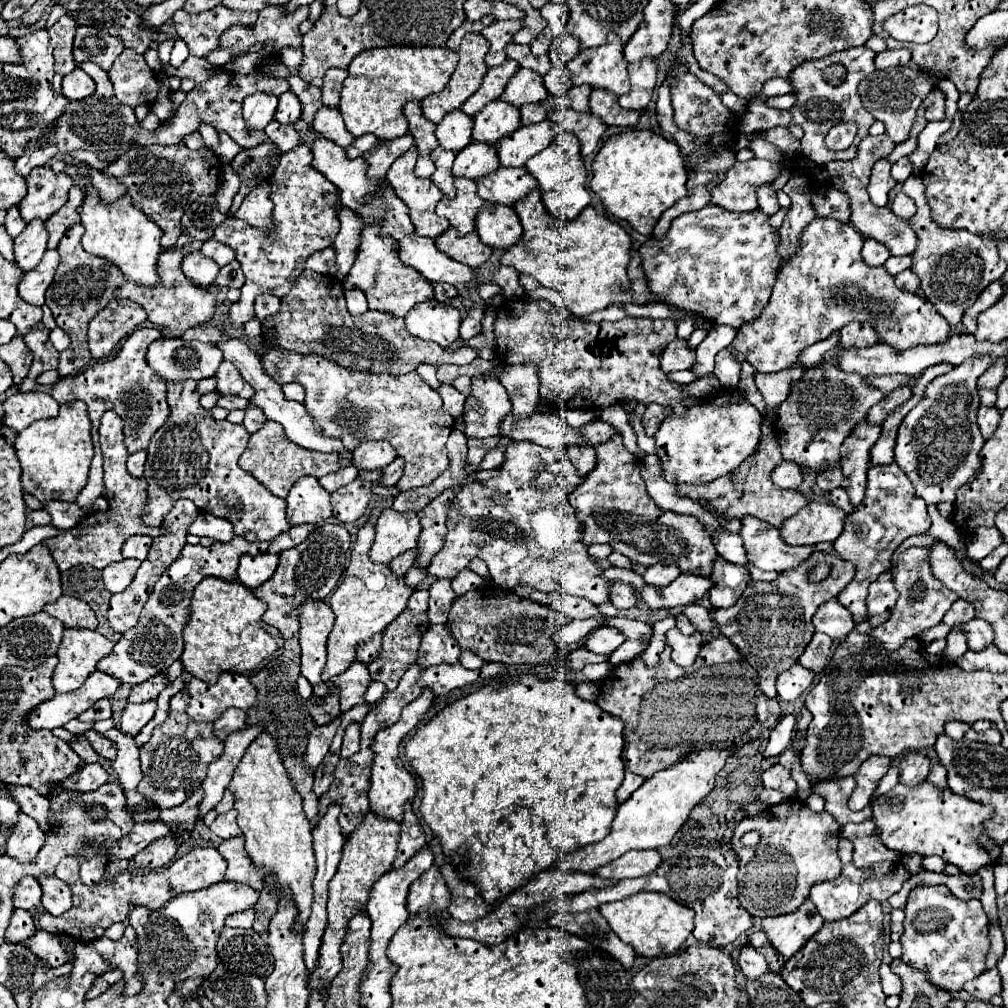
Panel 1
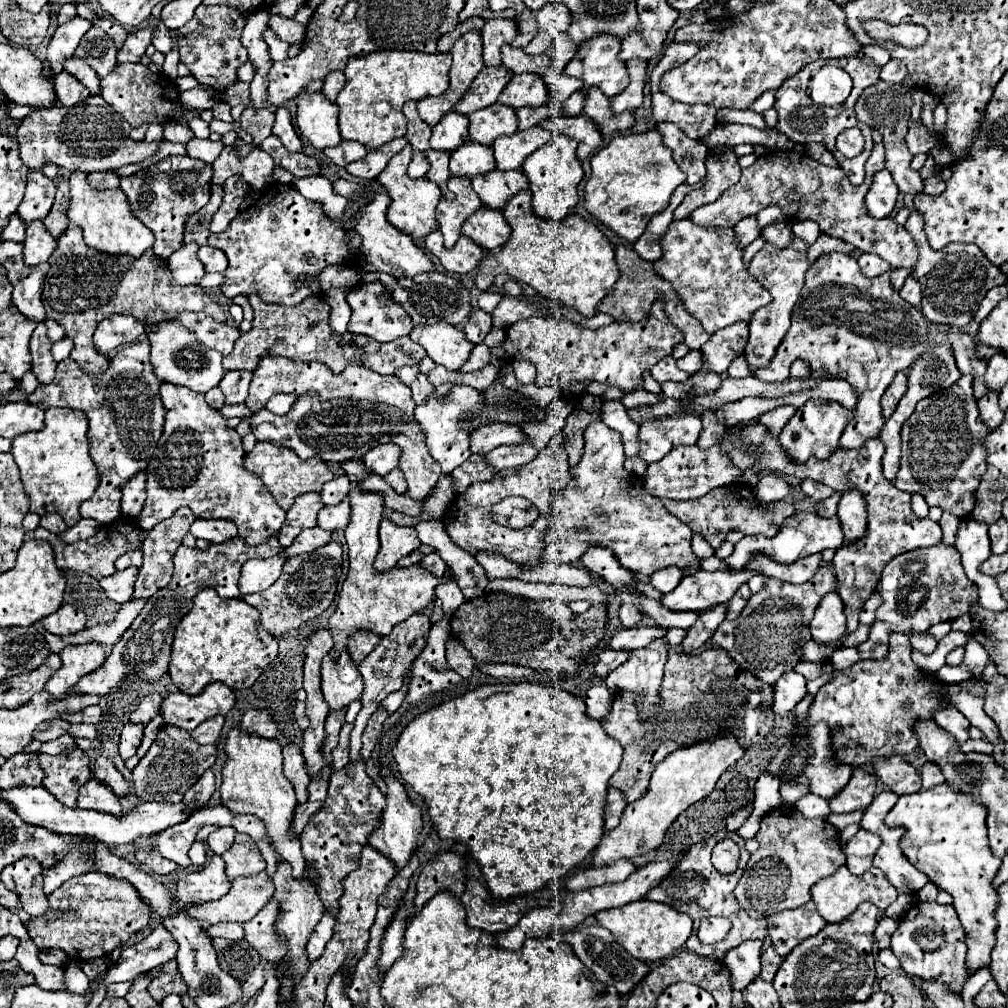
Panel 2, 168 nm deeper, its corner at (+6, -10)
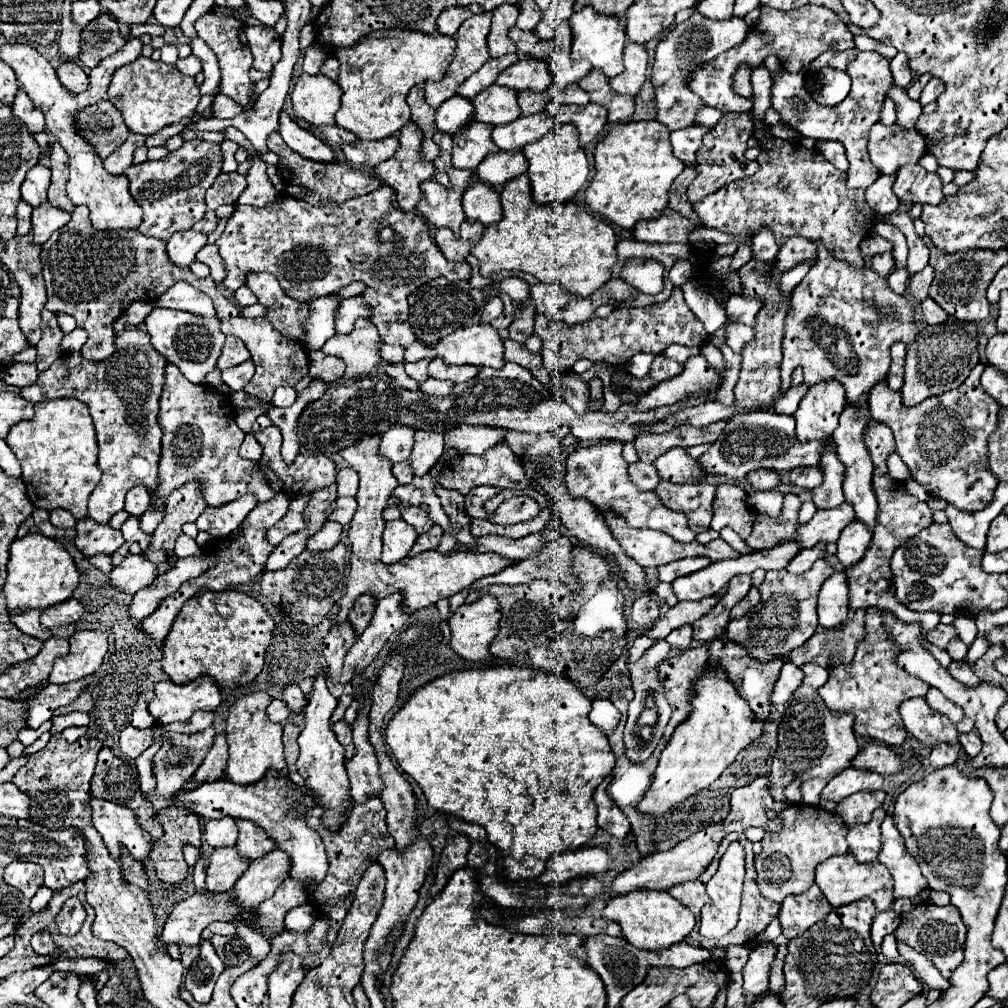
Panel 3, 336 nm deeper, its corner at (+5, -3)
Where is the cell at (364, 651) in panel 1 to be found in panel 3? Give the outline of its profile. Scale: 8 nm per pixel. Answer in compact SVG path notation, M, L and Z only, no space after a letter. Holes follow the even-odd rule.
M360 596L356 600L356 604L354 604L354 608L350 610L350 616L348 616L348 622L352 624L356 636L360 636L362 630L366 628L366 624L370 622L374 608L376 608L376 600L372 600L372 596Z

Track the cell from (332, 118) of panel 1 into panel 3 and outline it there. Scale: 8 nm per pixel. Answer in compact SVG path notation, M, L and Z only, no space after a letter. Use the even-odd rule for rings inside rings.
M302 74L292 90L294 114L316 128L336 124L334 114L340 108L340 96L340 86L324 74Z

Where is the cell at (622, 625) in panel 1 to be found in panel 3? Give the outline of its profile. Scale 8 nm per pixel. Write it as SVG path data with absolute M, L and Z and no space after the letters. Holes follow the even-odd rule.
M656 640L654 646L650 646L640 660L628 664L628 674L632 680L632 688L634 688L634 700L630 702L630 710L628 710L628 720L624 726L624 744L626 744L626 754L632 762L644 762L648 760L648 756L654 752L654 748L658 746L662 732L670 720L672 708L666 700L664 688L658 680L658 664L664 662L670 656L670 644L666 644L666 640Z

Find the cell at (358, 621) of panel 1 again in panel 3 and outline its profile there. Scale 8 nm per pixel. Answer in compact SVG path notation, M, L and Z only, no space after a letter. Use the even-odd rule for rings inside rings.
M368 436L358 440L354 446L344 448L340 454L342 458L354 468L360 476L360 486L358 486L358 510L350 522L348 528L348 540L352 544L352 556L350 556L350 574L346 582L346 594L340 598L340 612L336 616L336 624L346 622L356 598L362 594L370 594L376 600L386 598L388 594L402 592L402 608L406 612L416 612L420 608L426 608L430 604L436 604L440 598L450 598L452 594L460 592L462 588L470 586L474 580L496 574L502 568L514 564L514 560L506 560L504 556L498 554L480 554L480 552L452 552L452 554L440 554L436 550L426 550L420 552L412 558L404 558L392 566L386 566L380 562L380 552L382 552L382 532L384 532L384 518L382 510L386 508L386 502L392 494L392 490L398 486L398 480L392 474L392 462L384 460L378 454L378 444L380 436Z

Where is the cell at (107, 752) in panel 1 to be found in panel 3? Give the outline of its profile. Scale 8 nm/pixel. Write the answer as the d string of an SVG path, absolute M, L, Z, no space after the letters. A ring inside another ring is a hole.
M102 748L100 754L98 754L98 764L96 764L96 770L94 770L94 776L92 776L92 792L94 796L100 796L104 800L112 800L116 804L124 804L128 806L134 814L136 814L136 820L140 824L140 828L144 828L146 832L150 832L150 836L156 840L162 836L162 828L152 820L154 816L154 808L148 800L144 800L142 796L142 790L140 790L140 784L138 784L138 772L136 772L136 766L134 764L128 764L126 760L120 760L118 756L112 754L110 748Z

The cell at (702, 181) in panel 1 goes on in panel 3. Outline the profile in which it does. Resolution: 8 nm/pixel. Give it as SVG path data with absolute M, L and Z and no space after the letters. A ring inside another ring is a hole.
M726 114L704 138L702 138L702 146L696 152L698 158L698 176L694 178L694 182L688 186L688 202L694 204L698 200L702 200L704 196L720 190L724 184L752 176L758 170L758 162L750 162L746 160L744 152L746 152L746 142L752 134L752 120L748 114Z

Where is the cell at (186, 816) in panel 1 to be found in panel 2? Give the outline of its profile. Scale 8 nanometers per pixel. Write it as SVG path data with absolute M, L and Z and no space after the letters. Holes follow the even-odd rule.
M207 769L207 771L199 777L199 781L197 781L193 787L187 789L187 793L183 795L183 801L185 801L185 803L187 803L189 799L209 801L211 795L213 795L213 791L215 791L215 775L213 775L211 769Z

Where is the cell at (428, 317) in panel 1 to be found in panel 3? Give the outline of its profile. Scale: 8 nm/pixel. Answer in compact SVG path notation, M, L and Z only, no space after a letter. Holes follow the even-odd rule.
M488 324L458 328L450 336L438 340L434 350L446 364L482 364L492 368L504 366L502 340L498 330Z

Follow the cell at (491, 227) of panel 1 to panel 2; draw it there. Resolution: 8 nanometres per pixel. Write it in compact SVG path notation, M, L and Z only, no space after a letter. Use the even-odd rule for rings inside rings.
M481 205L473 215L469 215L461 227L461 233L471 237L475 243L479 243L483 249L495 249L505 243L509 237L509 223L505 221L503 213L497 209L489 209Z

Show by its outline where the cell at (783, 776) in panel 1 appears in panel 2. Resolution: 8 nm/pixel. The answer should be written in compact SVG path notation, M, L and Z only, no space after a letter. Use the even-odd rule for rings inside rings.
M783 783L781 785L781 799L785 803L797 803L797 799L801 799L803 795L809 793L809 787L805 785L795 785L795 783Z

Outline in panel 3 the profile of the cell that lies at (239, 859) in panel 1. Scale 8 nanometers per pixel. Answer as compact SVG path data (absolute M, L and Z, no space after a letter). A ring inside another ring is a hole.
M236 820L236 824L238 824L240 834L238 834L234 848L238 850L238 856L242 856L244 860L262 858L276 848L274 840L250 820Z

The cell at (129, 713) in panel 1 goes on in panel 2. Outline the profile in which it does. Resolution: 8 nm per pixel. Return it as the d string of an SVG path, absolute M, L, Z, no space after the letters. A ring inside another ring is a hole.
M127 723L121 731L121 741L119 741L119 755L123 757L123 761L127 761L129 757L135 755L135 751L141 745L141 737L143 737L143 725L141 723Z

